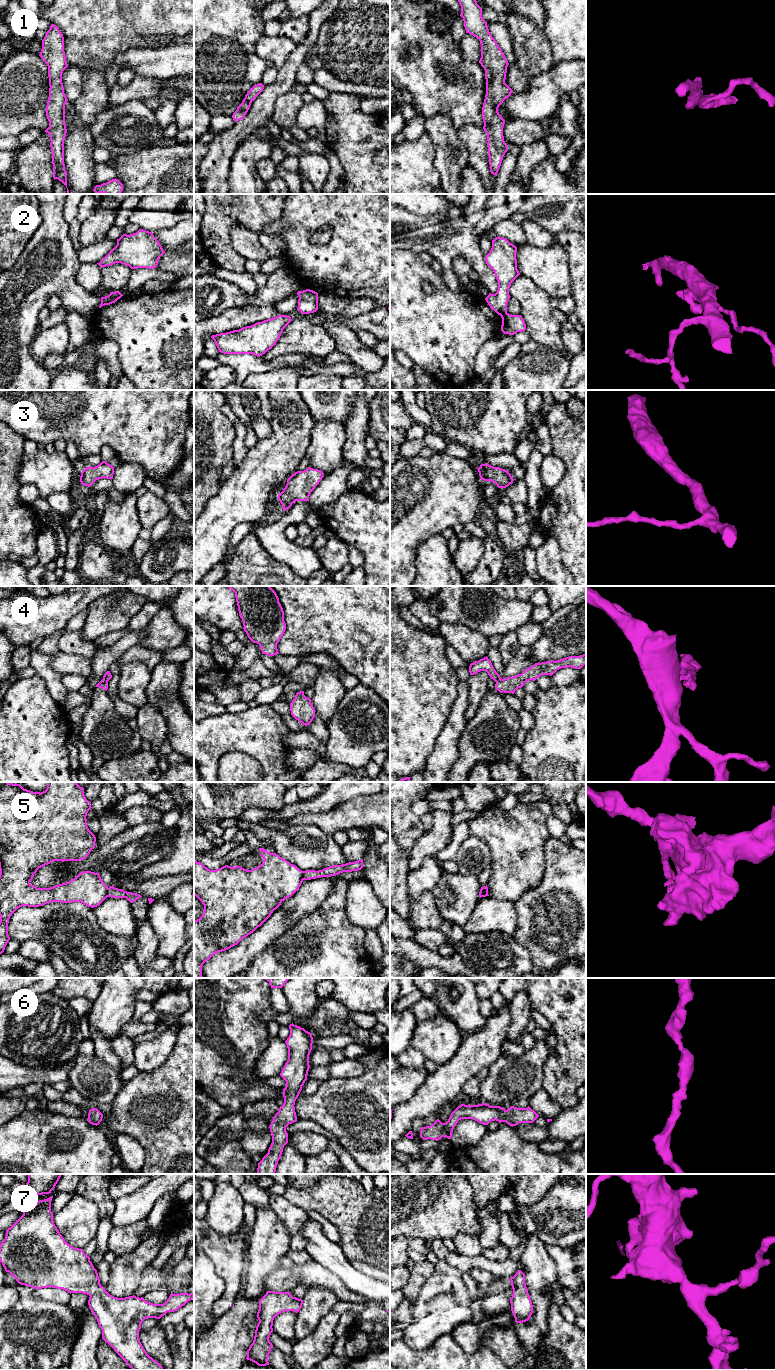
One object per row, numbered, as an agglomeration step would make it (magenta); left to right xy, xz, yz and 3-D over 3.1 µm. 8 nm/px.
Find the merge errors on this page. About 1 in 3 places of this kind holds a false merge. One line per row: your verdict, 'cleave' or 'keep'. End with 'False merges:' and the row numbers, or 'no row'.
1: keep
2: cleave
3: keep
4: cleave
5: cleave
6: keep
7: keep
False merges: 2, 4, 5

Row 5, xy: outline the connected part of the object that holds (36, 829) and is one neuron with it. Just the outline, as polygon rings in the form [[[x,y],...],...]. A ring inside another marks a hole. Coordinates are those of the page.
[[[0,782],[0,954],[10,940],[8,923],[12,914],[22,906],[39,907],[51,902],[81,902],[94,908],[107,898],[108,887],[100,874],[83,871],[69,882],[50,888],[37,888],[30,884],[37,870],[53,861],[84,860],[95,848],[96,837],[87,826],[87,813],[91,802],[84,795],[84,788],[76,782],[47,782],[43,792],[24,789],[20,784]]]

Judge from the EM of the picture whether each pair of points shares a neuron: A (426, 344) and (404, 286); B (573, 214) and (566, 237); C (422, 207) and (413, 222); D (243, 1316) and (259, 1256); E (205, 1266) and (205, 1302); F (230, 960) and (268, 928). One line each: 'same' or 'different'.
A: same
B: different
C: different
D: same
E: same
F: same

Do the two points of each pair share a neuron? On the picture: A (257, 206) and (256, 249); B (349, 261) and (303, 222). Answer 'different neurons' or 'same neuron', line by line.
A: different neurons
B: same neuron

